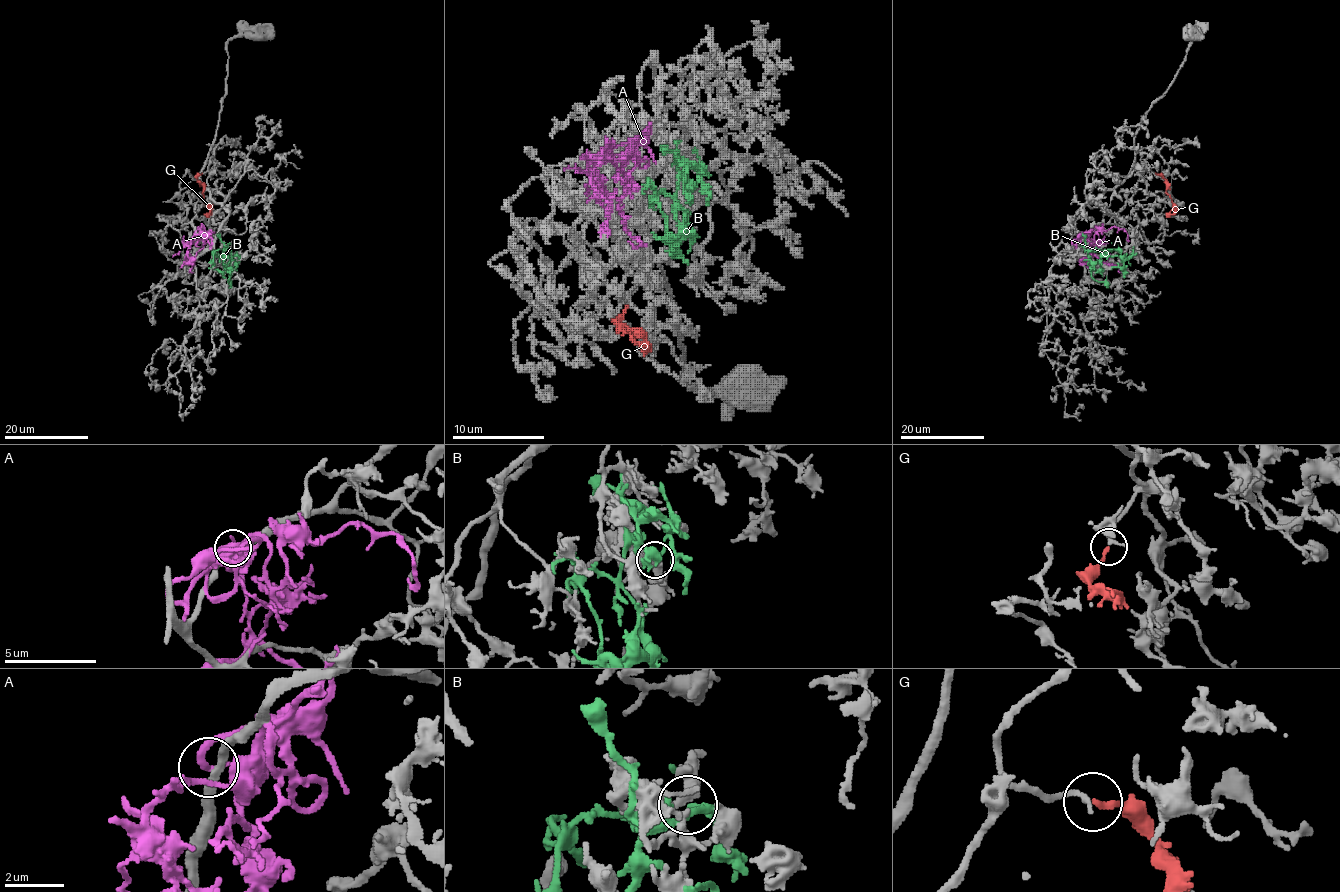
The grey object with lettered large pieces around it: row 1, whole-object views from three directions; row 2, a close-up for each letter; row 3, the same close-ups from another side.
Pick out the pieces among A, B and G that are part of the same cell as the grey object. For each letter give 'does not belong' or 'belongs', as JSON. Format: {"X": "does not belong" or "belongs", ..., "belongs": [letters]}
{"A": "does not belong", "B": "does not belong", "G": "belongs", "belongs": ["G"]}

